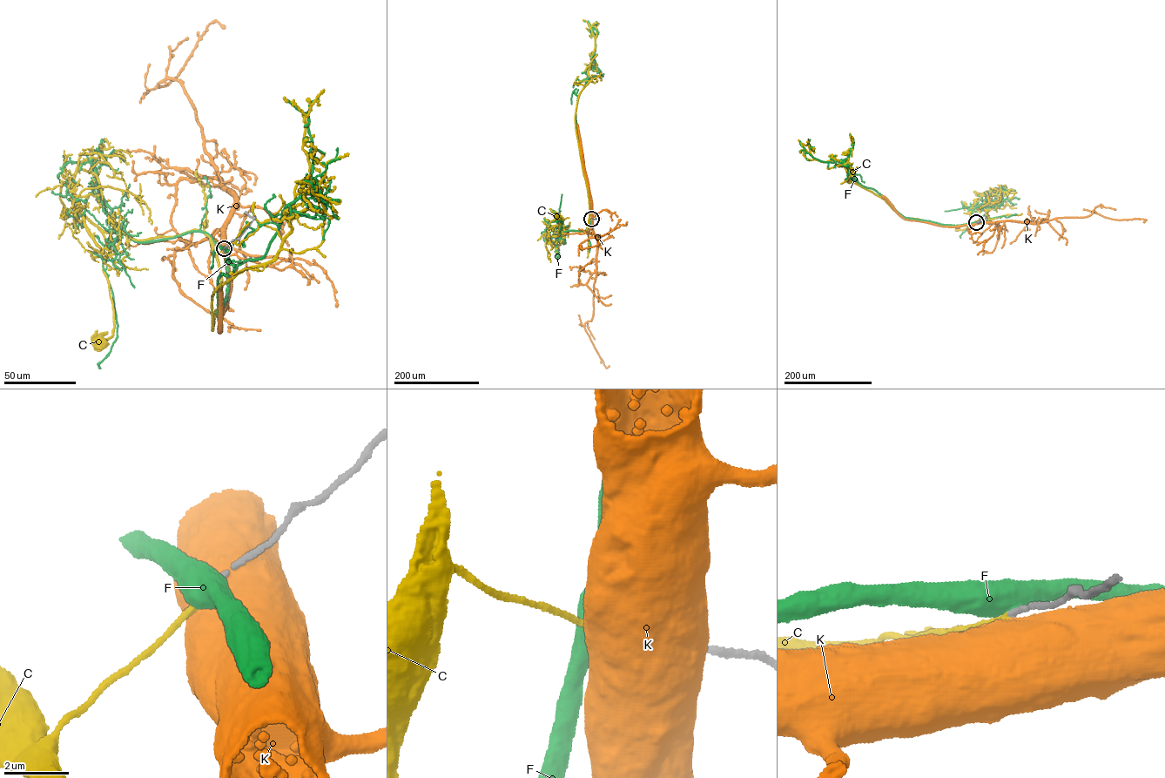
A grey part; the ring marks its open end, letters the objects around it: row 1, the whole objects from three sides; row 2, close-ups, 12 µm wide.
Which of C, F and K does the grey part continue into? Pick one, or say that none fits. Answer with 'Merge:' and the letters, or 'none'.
Merge: C

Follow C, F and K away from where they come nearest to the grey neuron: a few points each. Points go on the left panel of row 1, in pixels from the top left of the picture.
C: (224, 248), (216, 255), (209, 236), (196, 230), (136, 240), (118, 230), (103, 233), (114, 326), (101, 344)
F: (223, 248), (220, 327), (219, 275), (262, 256), (290, 203), (325, 210), (315, 177), (337, 147)
K: (223, 248), (232, 195), (206, 151), (185, 88), (171, 78), (156, 86), (178, 75), (207, 25), (225, 28)

